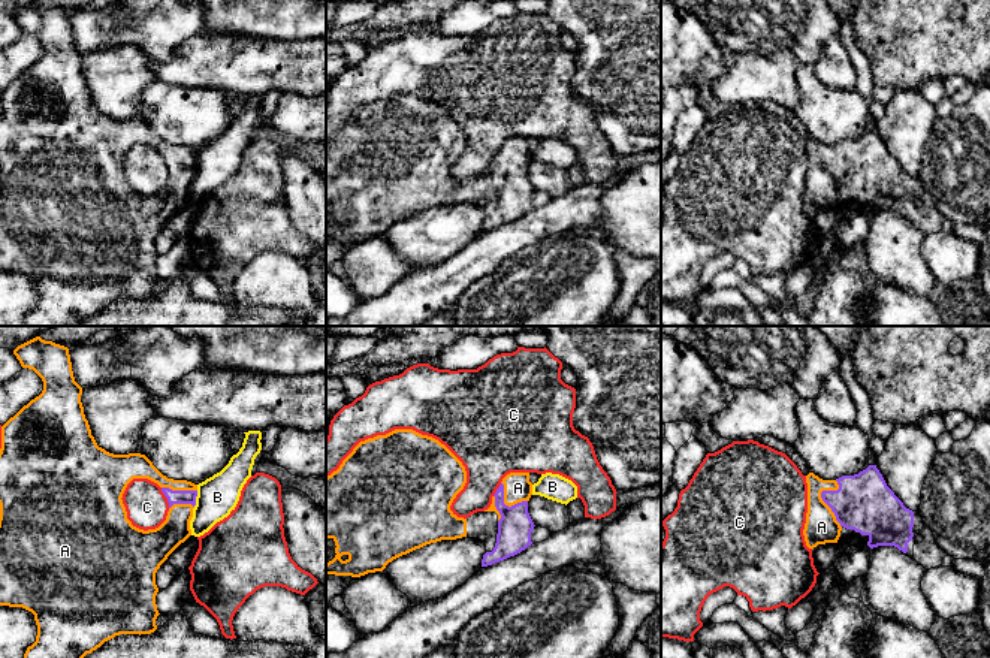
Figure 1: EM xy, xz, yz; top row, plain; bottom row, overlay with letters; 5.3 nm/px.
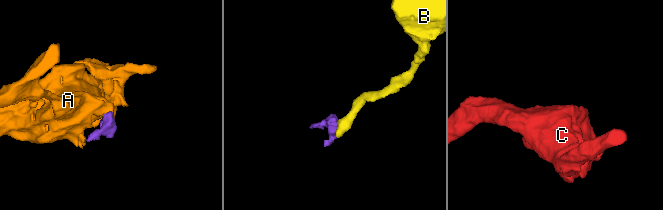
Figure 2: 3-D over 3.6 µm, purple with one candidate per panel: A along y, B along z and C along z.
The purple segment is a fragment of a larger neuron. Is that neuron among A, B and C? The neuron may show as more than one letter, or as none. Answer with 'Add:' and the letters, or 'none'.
Add: A

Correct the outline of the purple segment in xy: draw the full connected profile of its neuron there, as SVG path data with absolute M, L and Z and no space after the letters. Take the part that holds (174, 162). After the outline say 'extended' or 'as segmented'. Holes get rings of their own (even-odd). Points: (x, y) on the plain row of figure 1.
M36 1L13 15L22 33L33 34L43 46L39 61L24 70L1 91L0 114L0 271L22 272L34 280L37 290L36 307L27 313L24 326L81 326L87 319L100 313L105 307L120 299L151 299L157 295L156 284L160 280L156 269L159 253L156 238L167 221L190 200L190 185L196 170L197 150L187 145L173 145L163 141L153 127L141 118L114 120L99 112L81 67L82 52L75 46L69 13ZM133 144L148 144L162 153L167 163L169 176L166 185L156 194L139 194L127 184L123 159Z; extended

